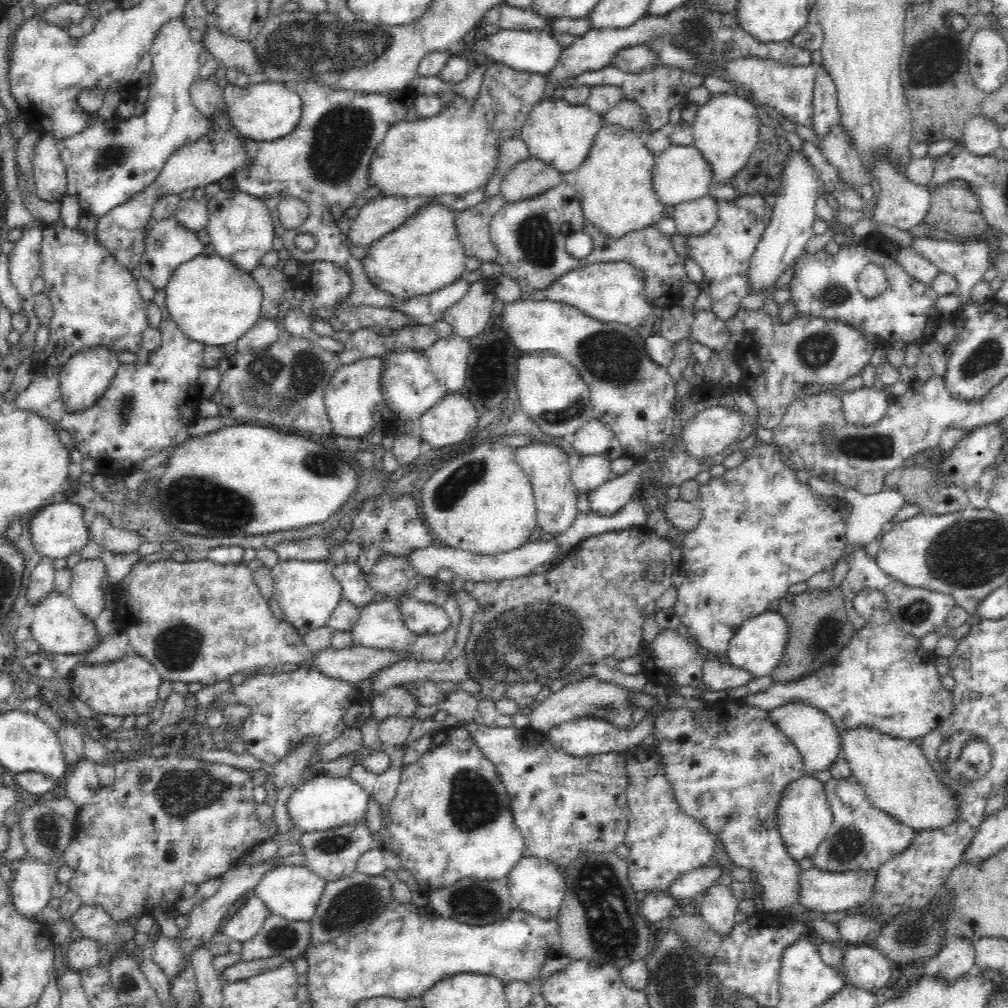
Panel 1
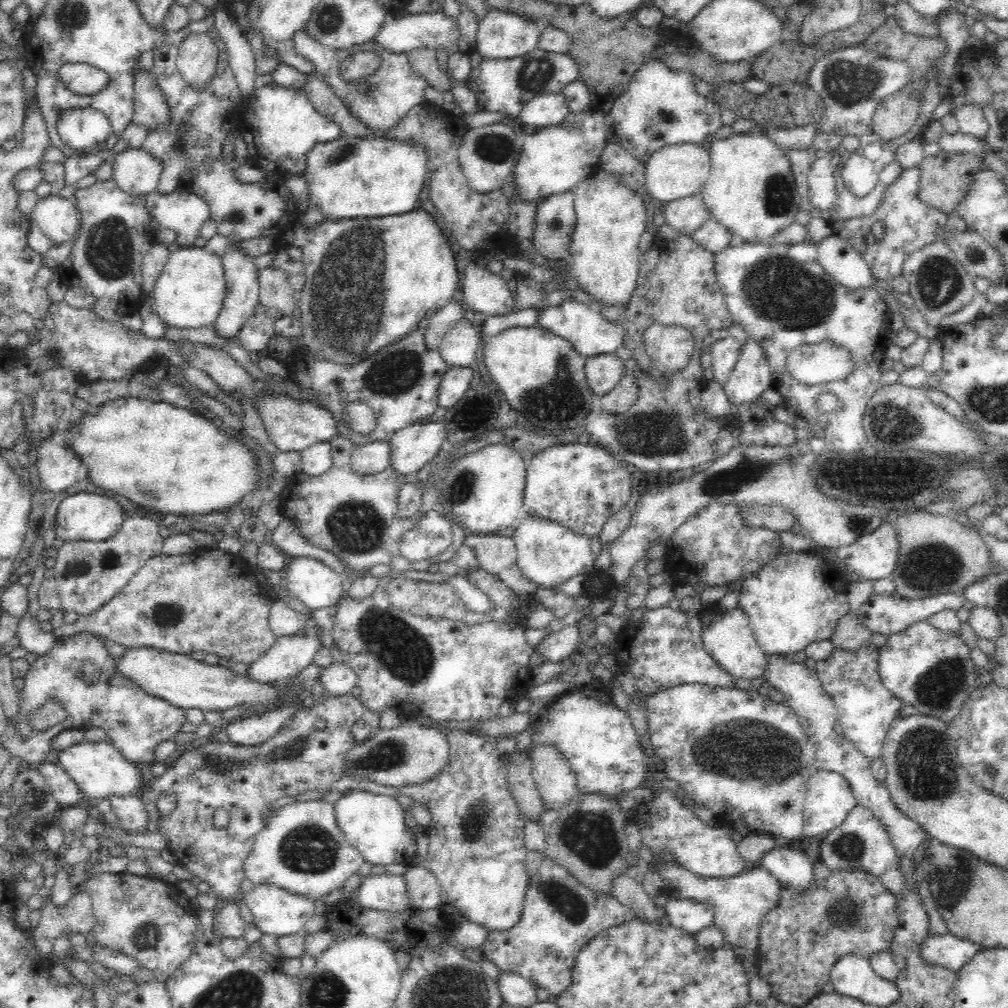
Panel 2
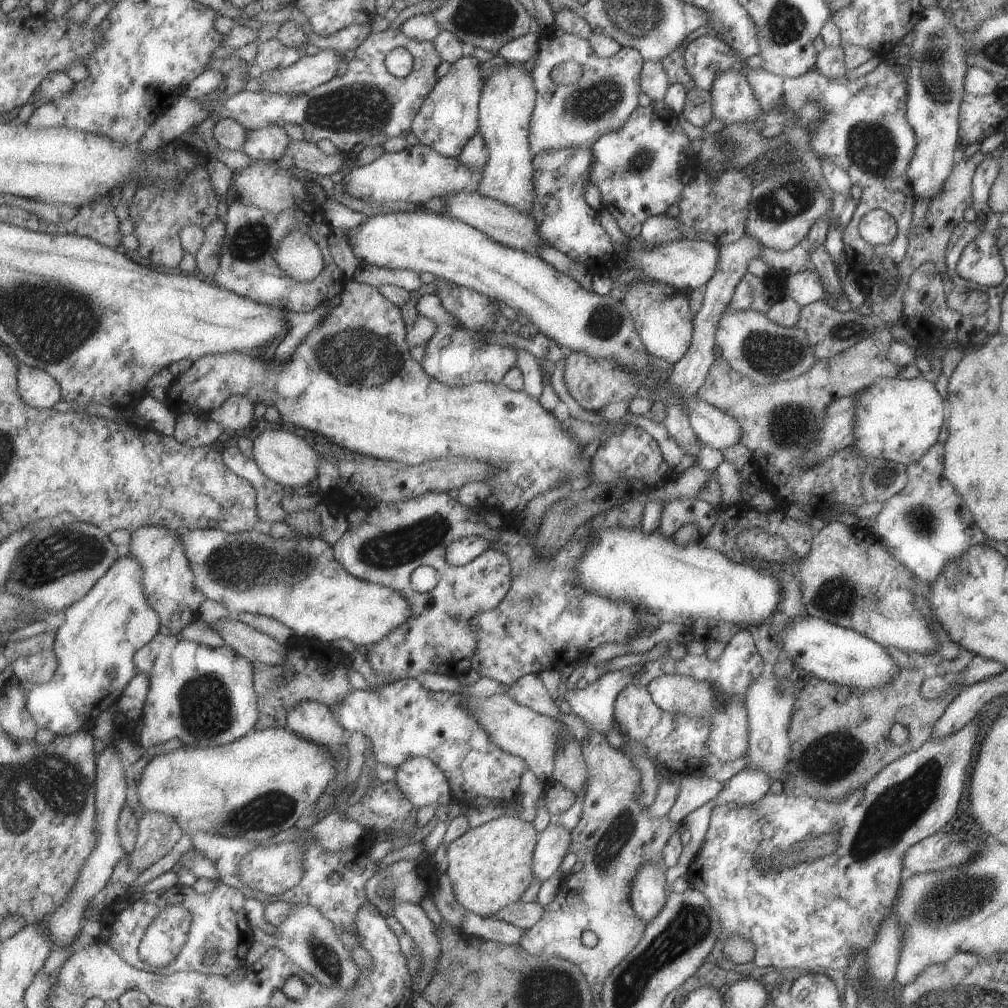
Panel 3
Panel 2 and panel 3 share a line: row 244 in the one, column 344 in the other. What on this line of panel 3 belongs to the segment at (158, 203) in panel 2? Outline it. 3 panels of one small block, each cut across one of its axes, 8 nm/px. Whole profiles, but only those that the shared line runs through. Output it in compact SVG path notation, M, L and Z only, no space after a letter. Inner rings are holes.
M418 143L412 147L405 147L398 153L384 153L371 164L354 168L342 180L343 191L349 196L361 199L367 204L398 203L406 201L412 203L429 202L433 198L444 198L453 192L476 192L483 180L483 170L471 170L469 166L461 164L459 157L447 158L433 148Z

